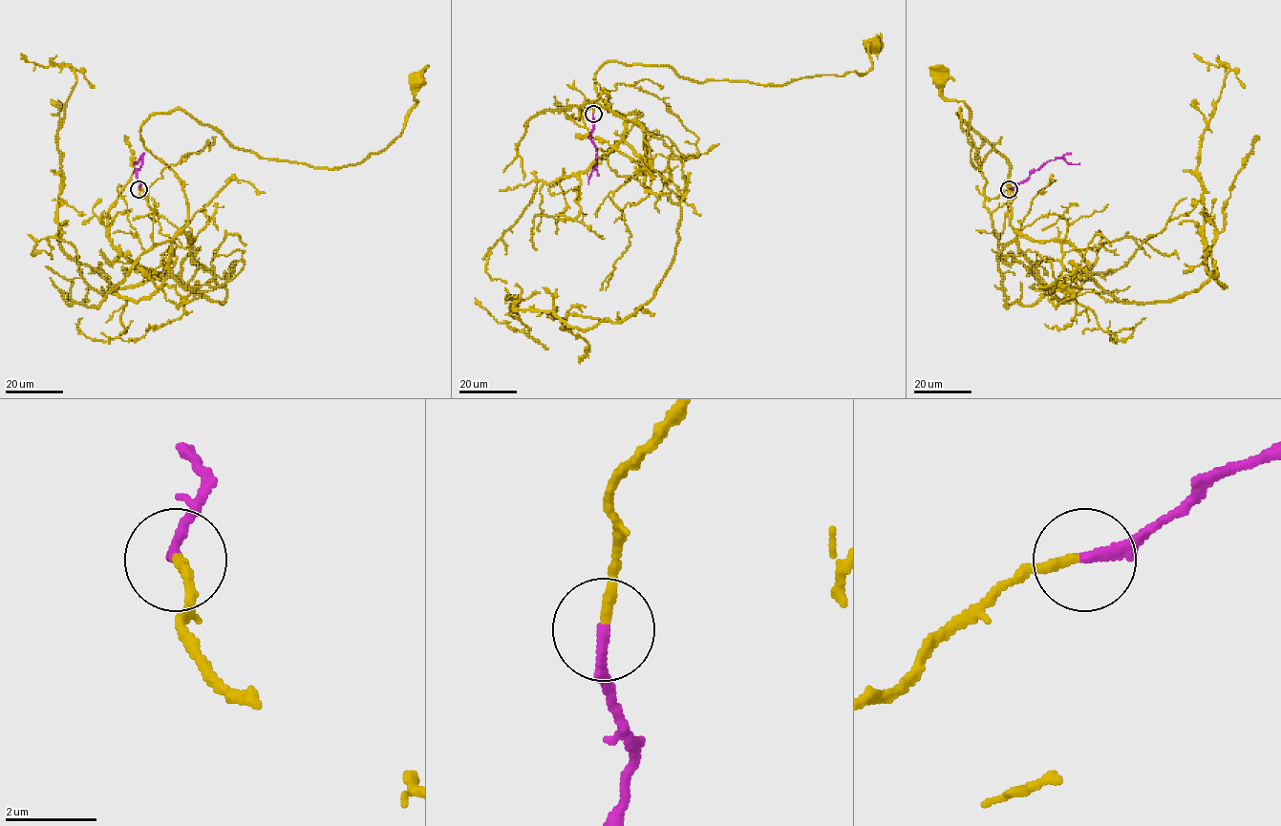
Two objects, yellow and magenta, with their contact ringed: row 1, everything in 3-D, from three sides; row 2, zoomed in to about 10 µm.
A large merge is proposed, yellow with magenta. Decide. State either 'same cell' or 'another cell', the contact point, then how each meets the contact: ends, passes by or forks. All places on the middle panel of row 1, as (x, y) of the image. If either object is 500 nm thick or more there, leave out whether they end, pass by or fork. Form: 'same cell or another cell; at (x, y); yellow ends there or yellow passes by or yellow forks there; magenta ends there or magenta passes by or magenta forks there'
same cell; at (593, 114); yellow ends there; magenta ends there

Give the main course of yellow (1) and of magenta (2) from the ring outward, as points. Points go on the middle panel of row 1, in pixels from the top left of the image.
1: (593, 113), (603, 89), (611, 110), (642, 115), (599, 96), (606, 62), (786, 84), (864, 74), (876, 43)
2: (593, 114), (590, 138), (597, 150), (597, 165), (587, 184)

